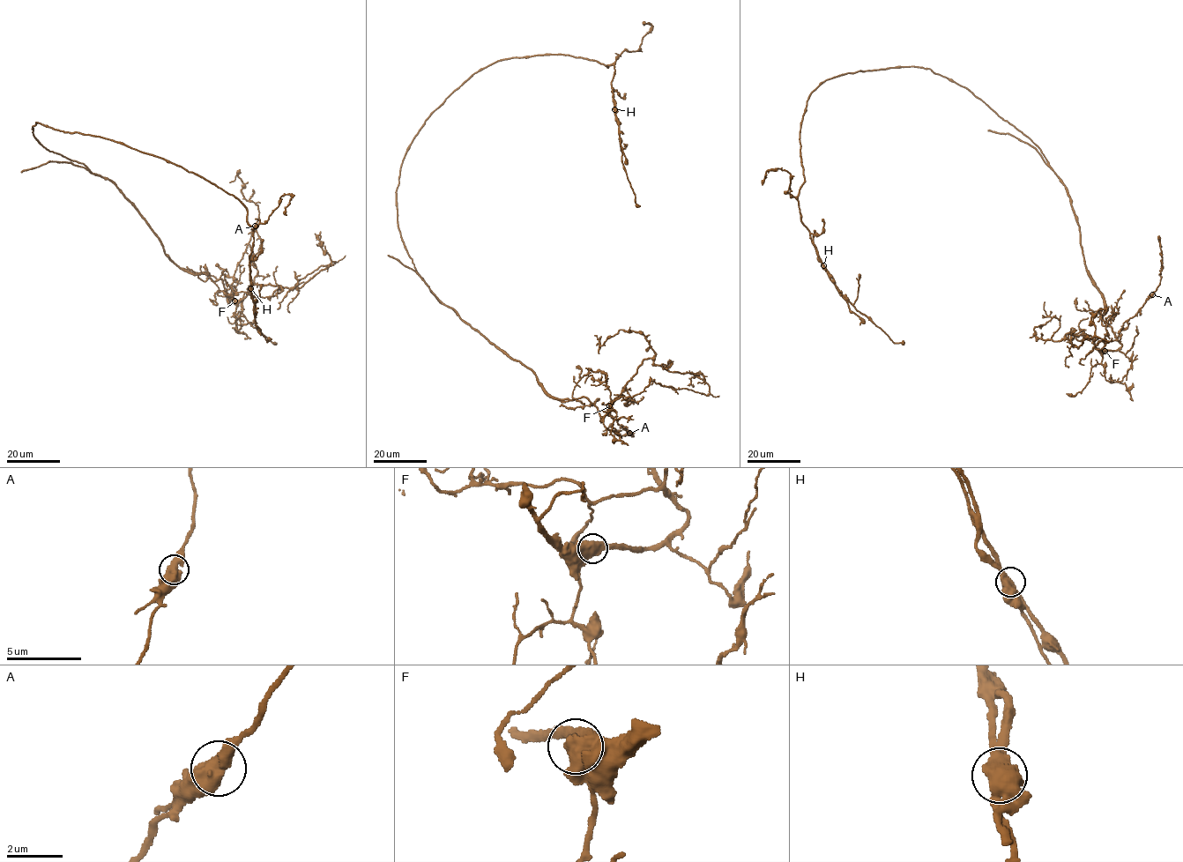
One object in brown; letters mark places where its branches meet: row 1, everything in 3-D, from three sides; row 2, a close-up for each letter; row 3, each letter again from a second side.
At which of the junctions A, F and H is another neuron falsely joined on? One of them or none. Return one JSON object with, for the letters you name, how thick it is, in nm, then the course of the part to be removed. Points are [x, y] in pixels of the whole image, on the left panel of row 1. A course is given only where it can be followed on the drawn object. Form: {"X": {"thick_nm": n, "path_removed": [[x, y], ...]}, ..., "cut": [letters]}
{"H": {"thick_nm": 650, "path_removed": [[251, 288], [255, 324], [267, 342], [271, 338]]}, "cut": ["H"]}

